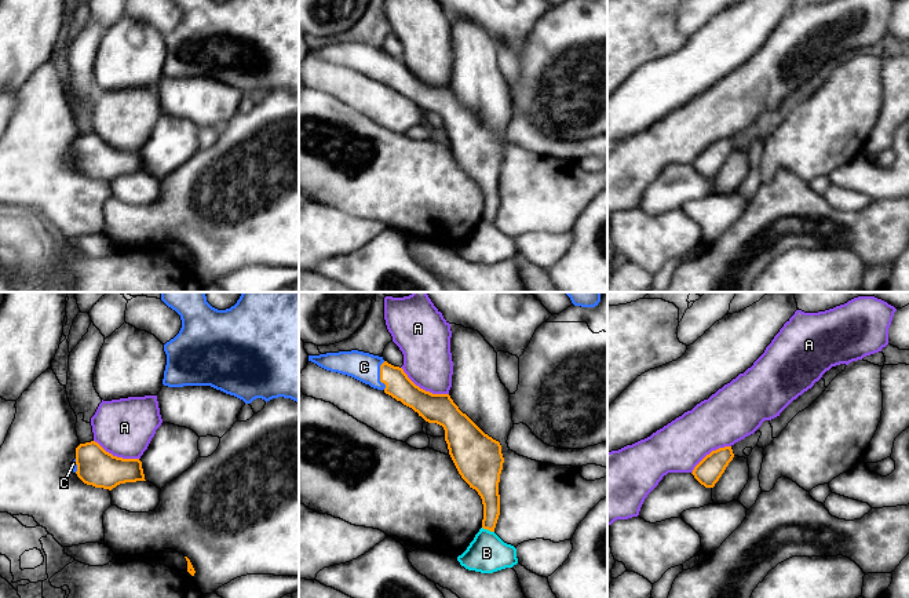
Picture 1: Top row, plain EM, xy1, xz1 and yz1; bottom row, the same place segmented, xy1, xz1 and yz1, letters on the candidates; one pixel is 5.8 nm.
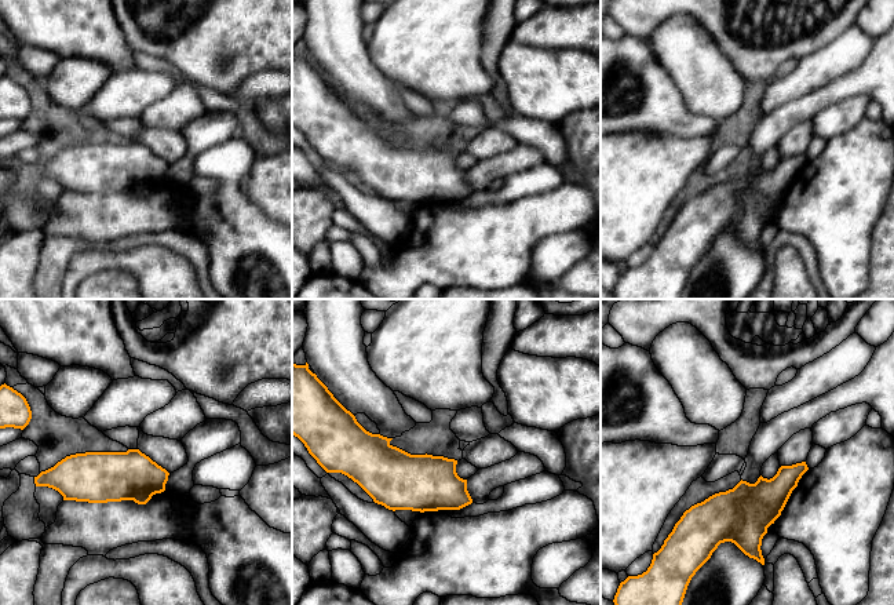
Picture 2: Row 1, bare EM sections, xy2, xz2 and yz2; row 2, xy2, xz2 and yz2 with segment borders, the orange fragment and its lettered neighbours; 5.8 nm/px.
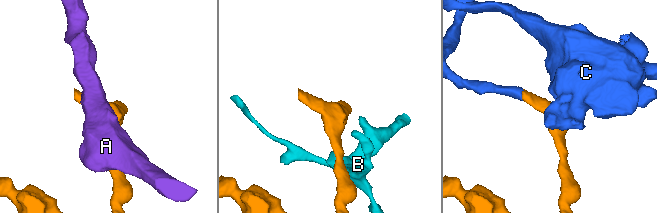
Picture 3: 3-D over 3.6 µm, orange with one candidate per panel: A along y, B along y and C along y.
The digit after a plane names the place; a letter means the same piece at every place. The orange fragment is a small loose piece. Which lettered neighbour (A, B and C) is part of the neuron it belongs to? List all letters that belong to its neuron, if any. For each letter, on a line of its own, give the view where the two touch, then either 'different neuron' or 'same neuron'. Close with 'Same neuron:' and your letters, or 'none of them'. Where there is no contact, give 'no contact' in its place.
A: contact in xz1; different neuron
B: contact in xz1; different neuron
C: contact in xz1; same neuron
Same neuron: C

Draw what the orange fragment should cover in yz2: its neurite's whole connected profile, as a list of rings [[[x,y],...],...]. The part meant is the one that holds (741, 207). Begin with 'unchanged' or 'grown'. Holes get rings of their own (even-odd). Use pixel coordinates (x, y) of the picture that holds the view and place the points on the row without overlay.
unchanged; [[[806,153],[781,157],[770,171],[762,167],[755,175],[741,171],[733,181],[715,185],[692,197],[675,215],[661,240],[653,245],[647,262],[628,267],[620,274],[613,291],[616,299],[680,299],[692,269],[725,233],[734,234],[745,247],[765,256],[762,230],[781,207],[792,182],[807,161]]]

